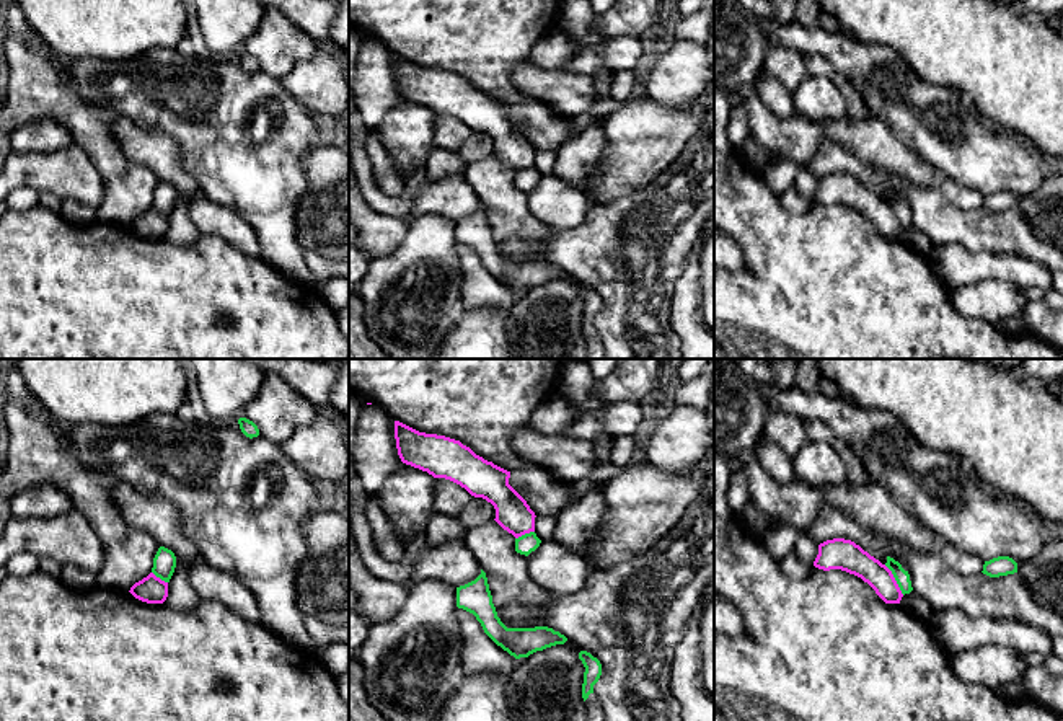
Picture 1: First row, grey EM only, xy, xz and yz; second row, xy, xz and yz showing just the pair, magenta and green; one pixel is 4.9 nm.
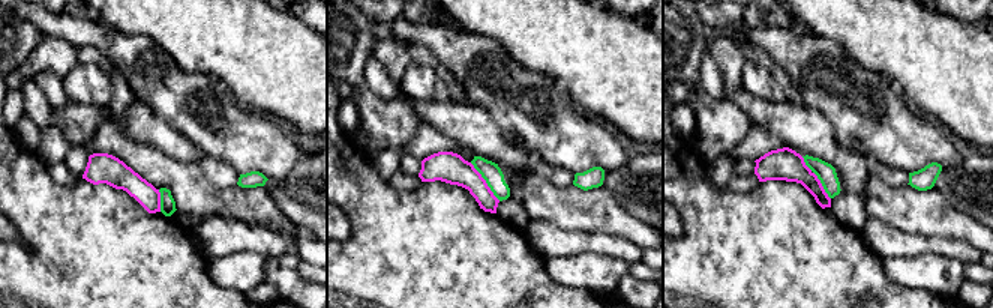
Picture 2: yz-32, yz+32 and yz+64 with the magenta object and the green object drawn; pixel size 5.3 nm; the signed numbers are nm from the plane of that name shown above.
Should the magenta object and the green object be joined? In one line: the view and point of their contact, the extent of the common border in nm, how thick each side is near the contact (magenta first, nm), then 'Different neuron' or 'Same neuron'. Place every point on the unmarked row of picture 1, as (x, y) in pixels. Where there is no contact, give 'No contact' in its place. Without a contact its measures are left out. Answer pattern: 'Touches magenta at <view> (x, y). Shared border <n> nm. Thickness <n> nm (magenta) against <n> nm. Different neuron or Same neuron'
Touches magenta at yz (894, 214). Shared border 180 nm. Thickness 140 nm (magenta) against 70 nm. Different neuron

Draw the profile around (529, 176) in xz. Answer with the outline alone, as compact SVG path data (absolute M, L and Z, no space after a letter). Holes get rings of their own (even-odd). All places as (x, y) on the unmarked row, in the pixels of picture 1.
M530 166L515 173L515 186L528 191L532 186L535 186L540 181L540 178L541 175L536 171L536 168Z

